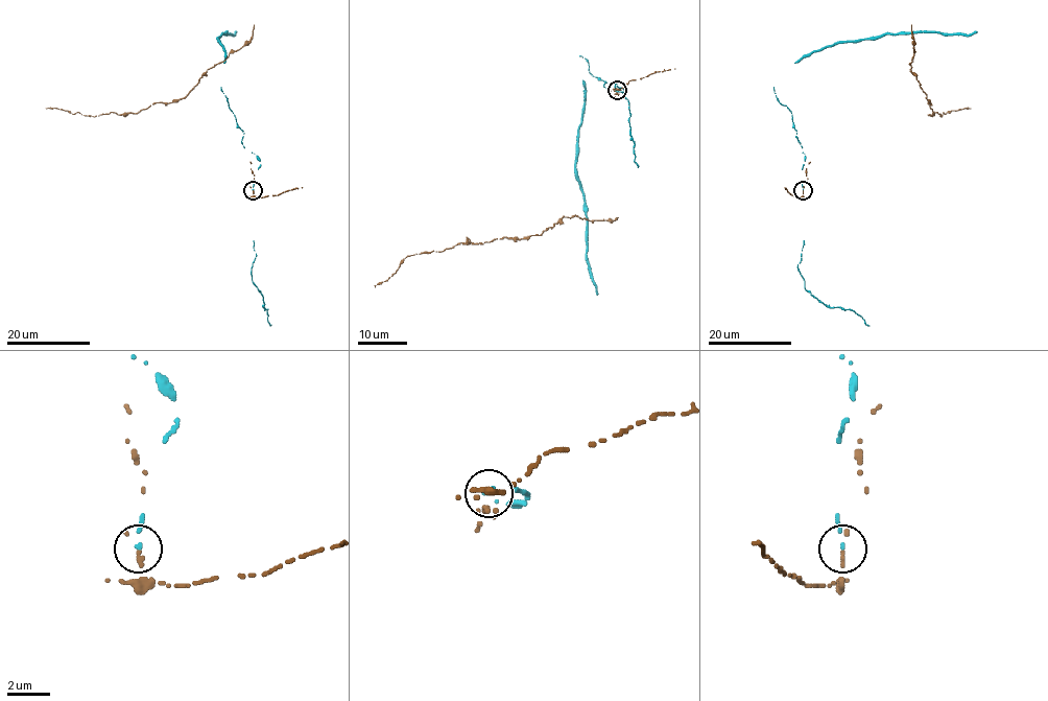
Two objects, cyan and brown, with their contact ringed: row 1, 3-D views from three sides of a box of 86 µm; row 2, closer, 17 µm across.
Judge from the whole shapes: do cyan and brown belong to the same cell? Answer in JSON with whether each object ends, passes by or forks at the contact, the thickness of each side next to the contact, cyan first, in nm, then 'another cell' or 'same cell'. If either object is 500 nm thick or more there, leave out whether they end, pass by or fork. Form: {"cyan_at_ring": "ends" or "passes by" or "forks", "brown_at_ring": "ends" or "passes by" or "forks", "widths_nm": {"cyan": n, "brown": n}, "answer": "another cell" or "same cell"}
{"cyan_at_ring": "ends", "brown_at_ring": "ends", "widths_nm": {"cyan": 140, "brown": 190}, "answer": "another cell"}

